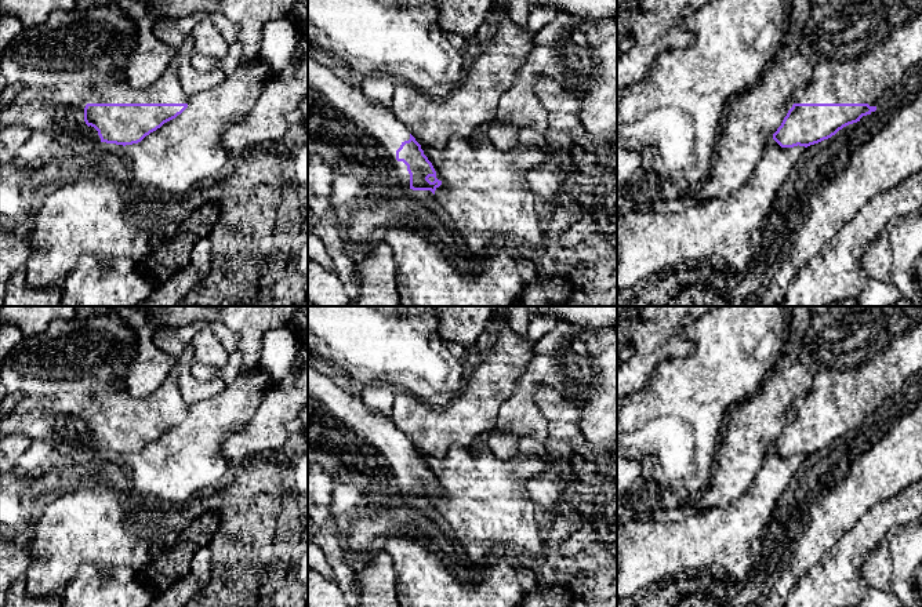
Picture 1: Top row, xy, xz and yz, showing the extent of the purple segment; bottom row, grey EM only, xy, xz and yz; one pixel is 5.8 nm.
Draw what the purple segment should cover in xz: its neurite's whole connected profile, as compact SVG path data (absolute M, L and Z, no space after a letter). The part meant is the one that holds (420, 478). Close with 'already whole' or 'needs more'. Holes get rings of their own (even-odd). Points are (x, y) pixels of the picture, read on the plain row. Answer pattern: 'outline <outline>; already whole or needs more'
outline M308 366L308 468L319 465L331 479L353 483L362 494L378 494L385 502L404 498L435 499L442 494L421 454L395 426L392 418L381 417L367 408L360 397L348 393L327 375Z; needs more

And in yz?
outline M831 306L825 313L814 313L802 338L799 359L803 367L812 374L813 385L806 396L798 397L792 403L794 414L788 419L781 435L773 443L773 448L781 457L794 457L798 454L807 457L810 454L831 447L843 436L857 432L863 425L875 421L876 415L870 415L868 412L874 408L879 408L903 392L903 389L922 370L922 306Z; needs more

